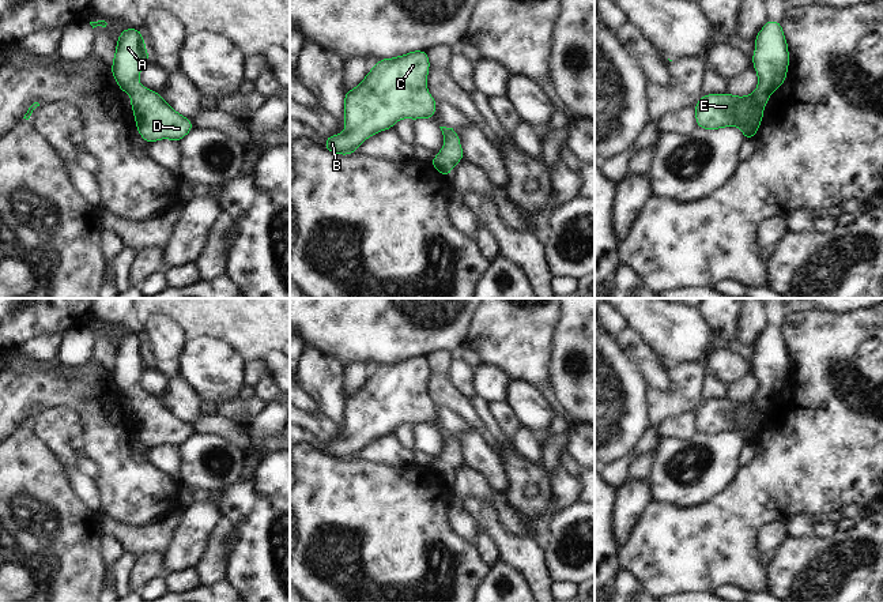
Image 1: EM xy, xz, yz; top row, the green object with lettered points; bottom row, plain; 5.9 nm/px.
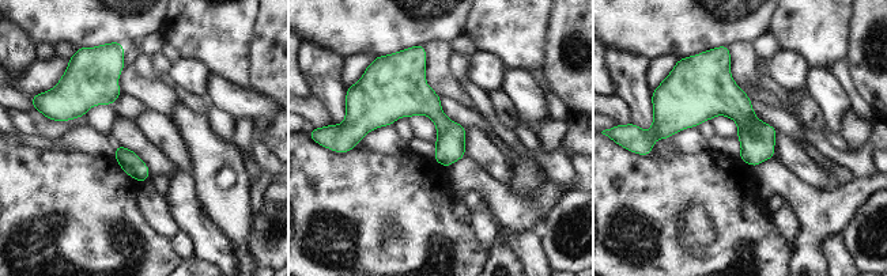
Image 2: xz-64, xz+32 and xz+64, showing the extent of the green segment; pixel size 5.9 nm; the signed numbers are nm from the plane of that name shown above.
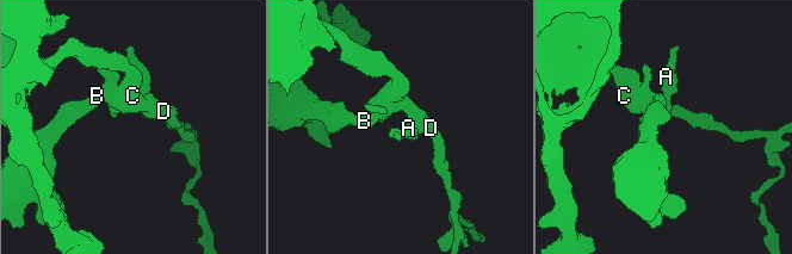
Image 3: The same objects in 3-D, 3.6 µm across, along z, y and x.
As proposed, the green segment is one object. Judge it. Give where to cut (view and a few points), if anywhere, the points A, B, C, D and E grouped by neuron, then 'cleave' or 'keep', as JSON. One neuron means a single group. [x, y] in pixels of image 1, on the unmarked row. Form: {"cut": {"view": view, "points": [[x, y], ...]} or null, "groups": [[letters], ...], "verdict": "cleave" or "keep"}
{"cut": null, "groups": [["A", "B", "C", "D", "E"]], "verdict": "keep"}

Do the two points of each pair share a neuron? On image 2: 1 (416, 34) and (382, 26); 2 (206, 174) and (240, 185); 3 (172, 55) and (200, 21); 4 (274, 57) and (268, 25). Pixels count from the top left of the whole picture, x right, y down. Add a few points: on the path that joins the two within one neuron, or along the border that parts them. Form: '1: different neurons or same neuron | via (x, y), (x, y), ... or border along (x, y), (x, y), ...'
1: same neuron | via (408, 26), (391, 26)
2: same neuron | via (208, 184), (218, 193), (230, 193)
3: different neurons | border along (165, 41), (181, 56)
4: same neuron | via (274, 49), (274, 33)

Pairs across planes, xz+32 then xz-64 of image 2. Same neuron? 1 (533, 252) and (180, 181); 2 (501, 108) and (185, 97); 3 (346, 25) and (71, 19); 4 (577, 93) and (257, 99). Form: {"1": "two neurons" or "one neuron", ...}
{"1": "one neuron", "2": "one neuron", "3": "one neuron", "4": "two neurons"}

